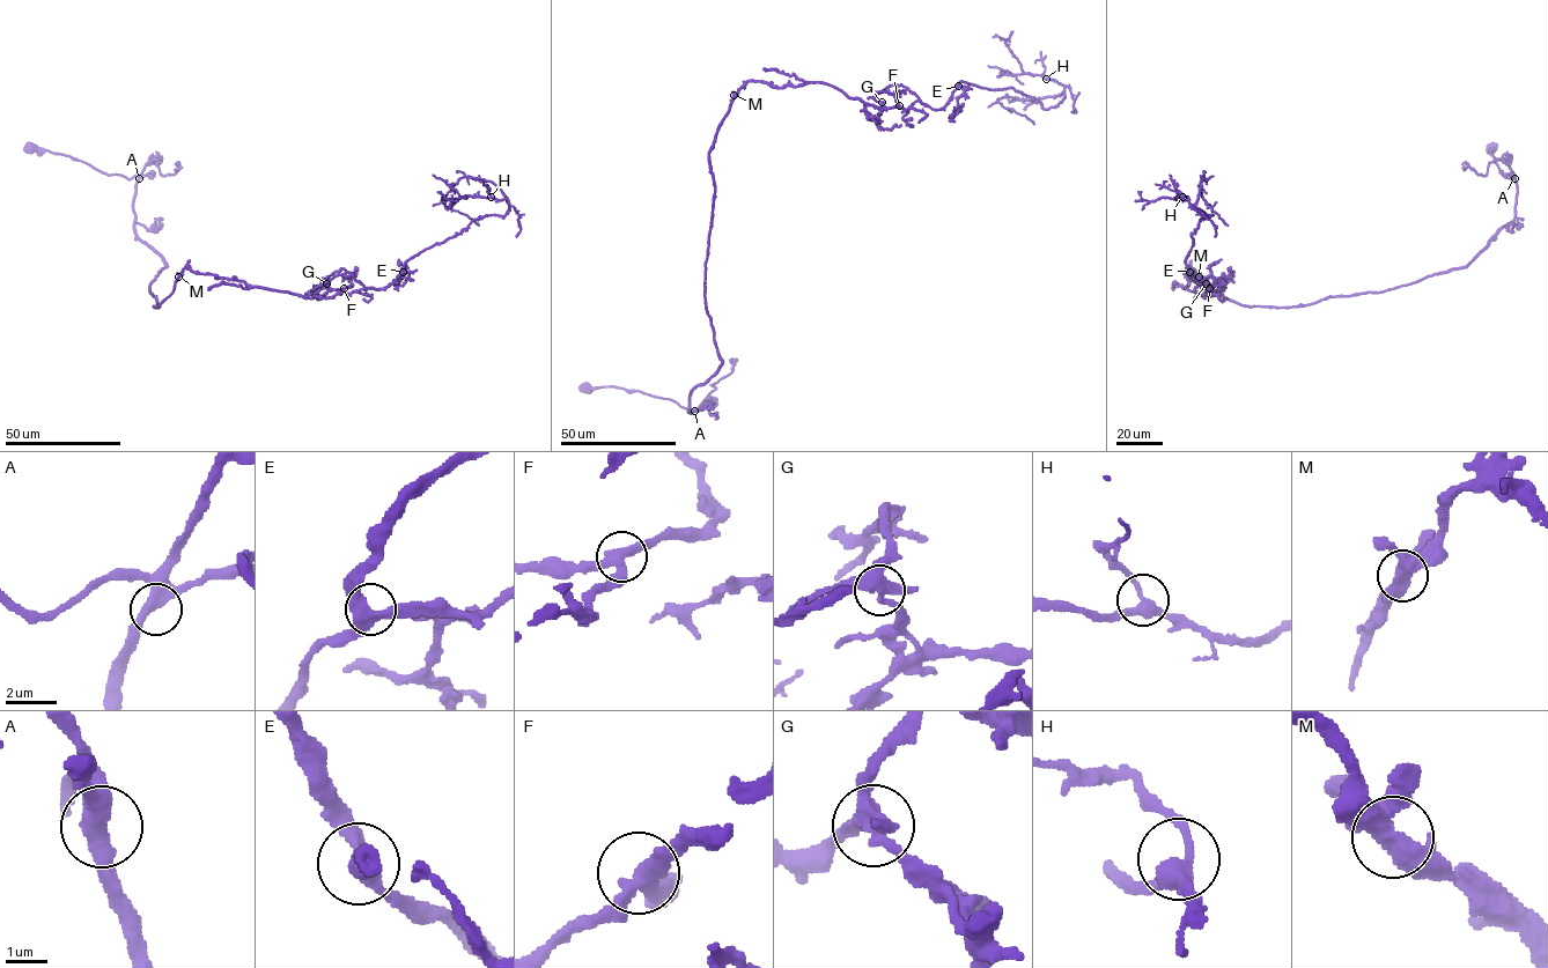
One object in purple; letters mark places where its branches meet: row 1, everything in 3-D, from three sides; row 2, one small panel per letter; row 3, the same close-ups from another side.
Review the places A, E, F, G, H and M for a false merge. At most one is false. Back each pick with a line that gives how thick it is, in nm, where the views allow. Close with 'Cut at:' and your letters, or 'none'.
G: Thickness 400 nm
Cut at: G

